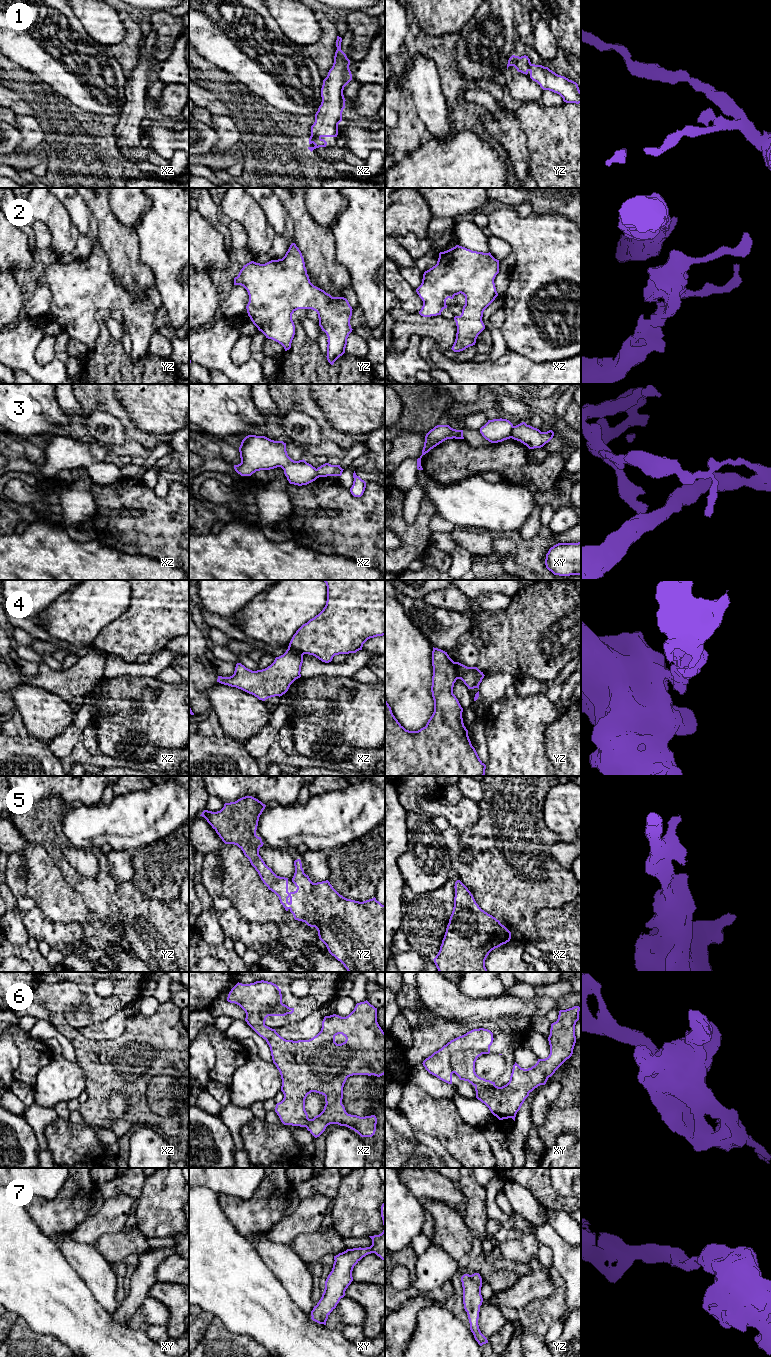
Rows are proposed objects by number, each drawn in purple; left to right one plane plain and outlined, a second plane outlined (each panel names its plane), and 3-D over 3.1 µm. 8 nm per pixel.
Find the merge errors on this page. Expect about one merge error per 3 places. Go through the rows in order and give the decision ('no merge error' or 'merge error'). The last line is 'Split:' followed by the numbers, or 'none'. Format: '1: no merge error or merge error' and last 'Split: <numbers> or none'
1: no merge error
2: no merge error
3: merge error
4: merge error
5: no merge error
6: merge error
7: no merge error
Split: 3, 4, 6

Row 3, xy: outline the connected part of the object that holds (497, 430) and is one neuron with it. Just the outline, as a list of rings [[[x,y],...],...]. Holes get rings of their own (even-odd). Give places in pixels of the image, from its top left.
[[[493,419],[480,428],[482,436],[491,443],[498,443],[511,438],[513,424],[507,419]]]

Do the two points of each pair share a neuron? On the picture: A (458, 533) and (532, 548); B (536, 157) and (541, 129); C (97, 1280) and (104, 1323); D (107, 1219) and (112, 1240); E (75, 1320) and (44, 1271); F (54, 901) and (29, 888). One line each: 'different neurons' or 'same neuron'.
A: same neuron
B: same neuron
C: different neurons
D: different neurons
E: same neuron
F: same neuron

